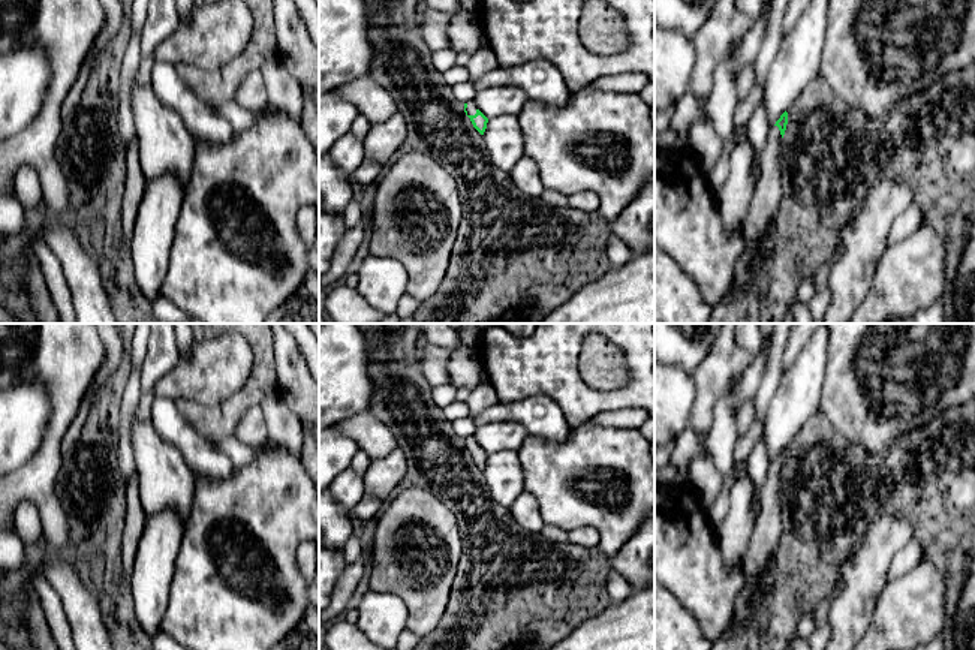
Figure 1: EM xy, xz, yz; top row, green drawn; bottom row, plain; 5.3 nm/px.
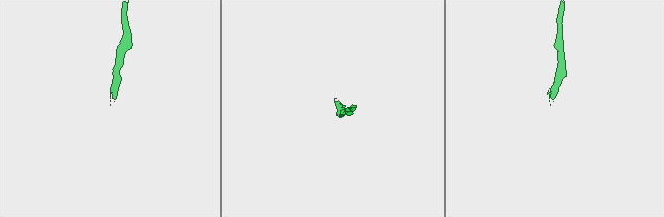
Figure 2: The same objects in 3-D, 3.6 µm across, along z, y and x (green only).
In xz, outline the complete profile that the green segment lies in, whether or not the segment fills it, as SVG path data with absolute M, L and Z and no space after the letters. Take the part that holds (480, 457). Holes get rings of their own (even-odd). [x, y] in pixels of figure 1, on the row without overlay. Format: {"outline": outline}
{"outline": "M473 437L464 439L464 448L470 454L473 463L484 470L488 454L476 443Z"}

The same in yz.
{"outline": "M788 448L771 461L770 473L761 488L761 509L750 545L741 559L744 584L735 598L734 617L729 629L713 643L711 650L759 650L758 607L755 590L761 575L776 554L782 533L782 509L779 491L788 460Z"}

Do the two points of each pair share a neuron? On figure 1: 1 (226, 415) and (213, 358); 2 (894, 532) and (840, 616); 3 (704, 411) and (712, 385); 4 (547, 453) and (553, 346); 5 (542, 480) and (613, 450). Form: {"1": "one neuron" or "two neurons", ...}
{"1": "two neurons", "2": "one neuron", "3": "one neuron", "4": "two neurons", "5": "one neuron"}

